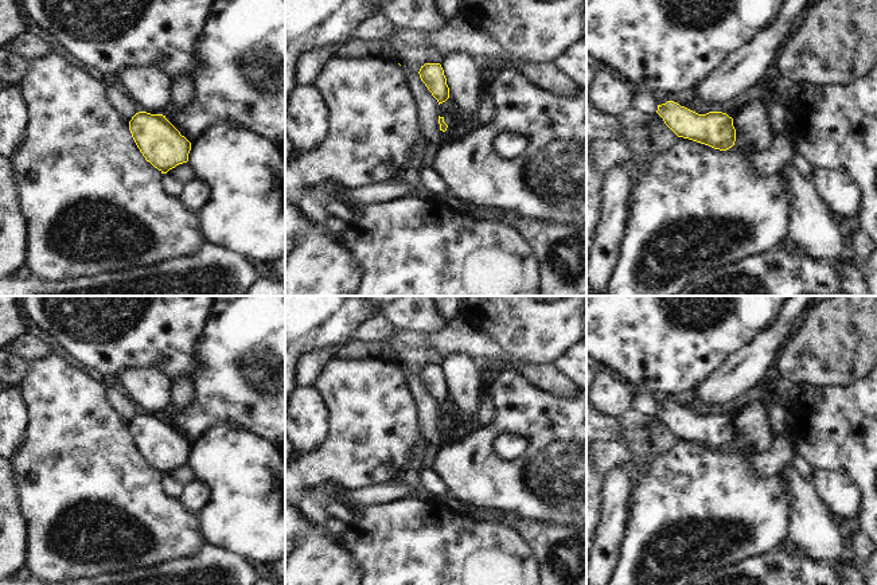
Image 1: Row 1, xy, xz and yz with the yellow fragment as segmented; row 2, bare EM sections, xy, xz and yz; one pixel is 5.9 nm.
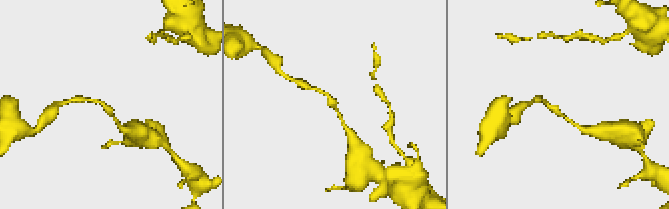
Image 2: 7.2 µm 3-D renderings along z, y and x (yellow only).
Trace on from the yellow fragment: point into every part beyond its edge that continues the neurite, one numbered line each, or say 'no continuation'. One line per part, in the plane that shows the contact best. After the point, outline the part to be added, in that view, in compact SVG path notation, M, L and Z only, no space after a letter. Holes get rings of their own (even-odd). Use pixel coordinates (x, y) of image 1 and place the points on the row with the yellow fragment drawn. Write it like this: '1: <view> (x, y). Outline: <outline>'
no continuation

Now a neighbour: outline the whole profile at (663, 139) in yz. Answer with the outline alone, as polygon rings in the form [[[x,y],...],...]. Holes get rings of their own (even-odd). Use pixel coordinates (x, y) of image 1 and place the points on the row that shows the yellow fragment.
[[[664,122],[647,126],[651,129],[652,153],[666,153],[678,143],[678,136]]]

